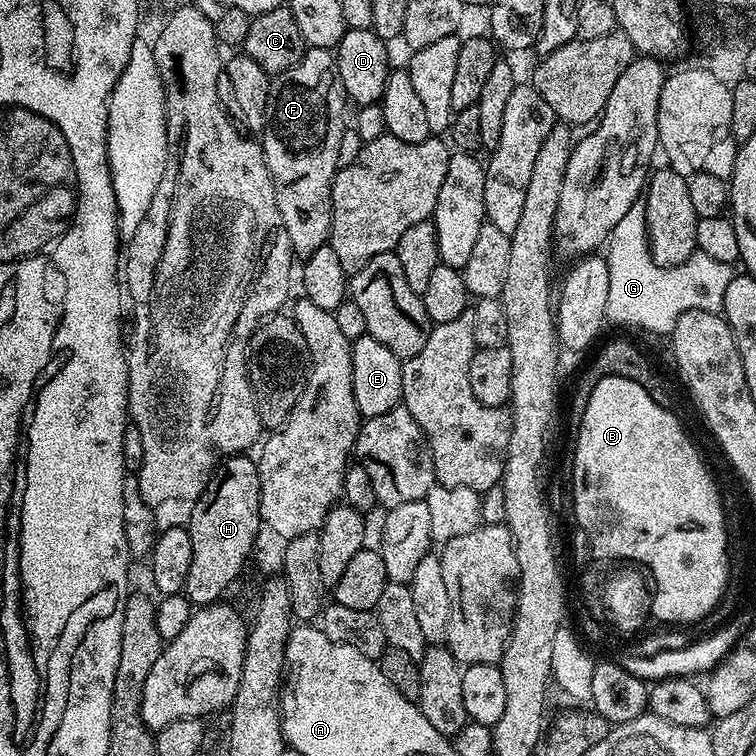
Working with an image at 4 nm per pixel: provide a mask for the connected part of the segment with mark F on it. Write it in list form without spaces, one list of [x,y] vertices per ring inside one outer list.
[[[308,48],[298,63],[290,66],[290,70],[282,70],[271,77],[271,81],[266,106],[268,121],[264,123],[262,133],[264,157],[274,182],[274,198],[278,202],[278,214],[282,214],[282,226],[286,226],[290,246],[297,257],[307,258],[328,243],[332,229],[332,180],[338,171],[338,142],[342,142],[346,127],[344,87],[335,55],[326,48]]]

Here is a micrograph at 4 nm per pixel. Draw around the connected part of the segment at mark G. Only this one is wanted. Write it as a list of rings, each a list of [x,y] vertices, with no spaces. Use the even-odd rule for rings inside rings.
[[[643,199],[636,200],[630,210],[614,226],[606,241],[606,259],[610,266],[610,299],[606,301],[608,320],[657,332],[667,337],[674,330],[678,318],[690,310],[720,312],[724,307],[726,286],[734,275],[733,265],[706,258],[700,251],[693,252],[686,262],[673,268],[663,268],[652,261],[648,249],[648,231]]]

